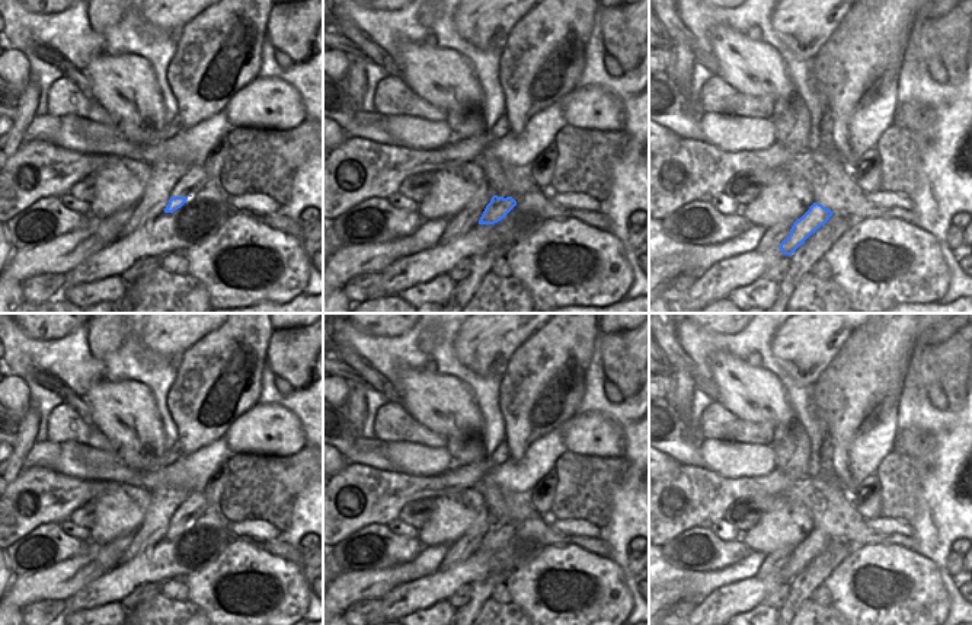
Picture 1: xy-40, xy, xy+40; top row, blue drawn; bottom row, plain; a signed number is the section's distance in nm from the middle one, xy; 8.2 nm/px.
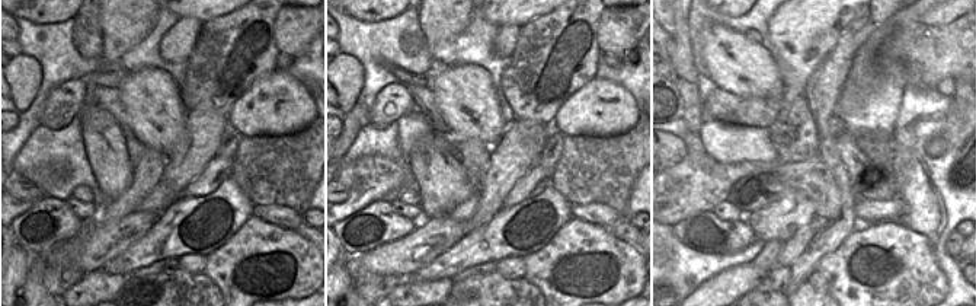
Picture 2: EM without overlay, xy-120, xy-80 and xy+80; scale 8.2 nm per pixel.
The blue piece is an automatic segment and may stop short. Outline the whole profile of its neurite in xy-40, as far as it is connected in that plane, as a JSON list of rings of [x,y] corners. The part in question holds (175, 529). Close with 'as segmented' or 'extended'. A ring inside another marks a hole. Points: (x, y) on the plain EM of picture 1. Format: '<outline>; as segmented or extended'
[[[192,492],[182,504],[178,511],[175,511],[173,517],[170,519],[169,530],[164,535],[164,539],[173,539],[175,536],[180,535],[189,522],[195,522],[201,516],[195,514],[198,506],[204,506],[207,498],[204,492]]]; extended

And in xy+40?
[[[813,529],[809,536],[793,549],[790,561],[780,570],[780,577],[784,581],[792,581],[812,559],[824,552],[832,541],[834,538],[829,535]]]; as segmented

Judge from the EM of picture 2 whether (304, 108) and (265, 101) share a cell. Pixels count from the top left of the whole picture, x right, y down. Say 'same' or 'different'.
same

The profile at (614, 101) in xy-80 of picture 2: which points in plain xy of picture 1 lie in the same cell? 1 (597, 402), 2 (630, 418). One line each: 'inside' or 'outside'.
1: outside
2: outside

